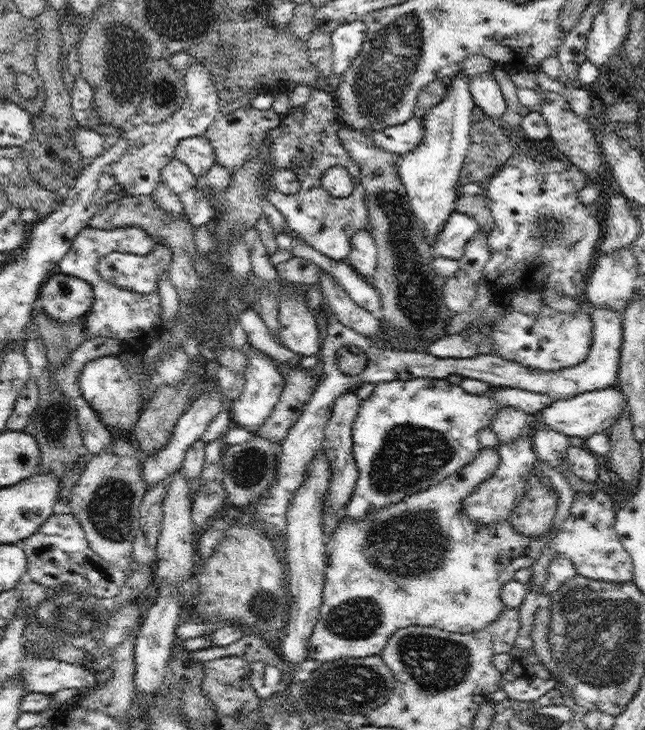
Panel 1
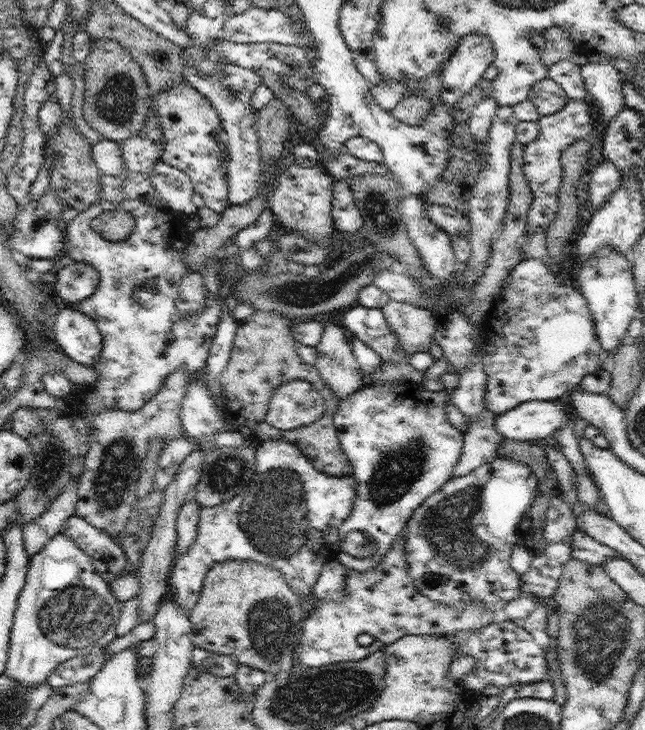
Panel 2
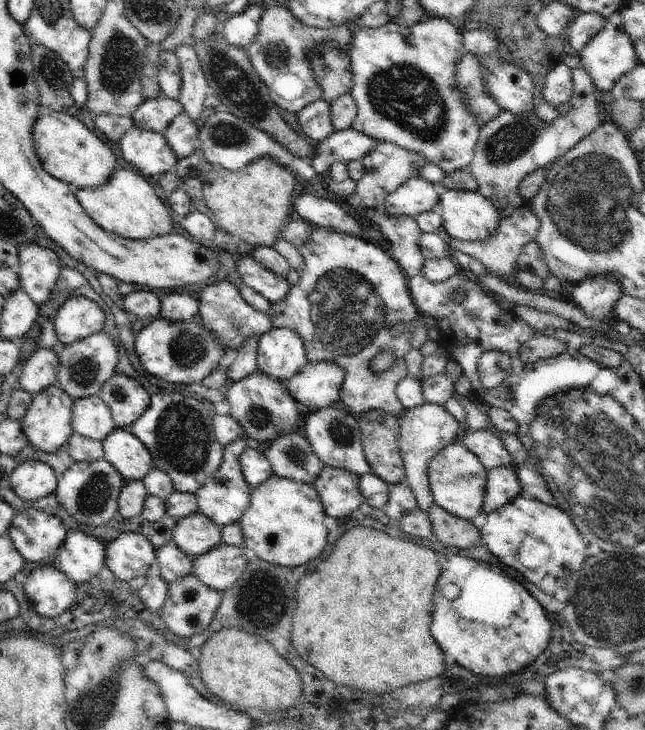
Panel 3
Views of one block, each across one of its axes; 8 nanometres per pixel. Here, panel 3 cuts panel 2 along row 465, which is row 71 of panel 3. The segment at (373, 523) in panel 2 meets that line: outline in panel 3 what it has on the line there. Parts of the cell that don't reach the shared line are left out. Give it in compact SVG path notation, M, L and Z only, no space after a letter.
M438 17L420 20L409 28L391 21L378 28L360 27L352 30L352 38L349 57L354 84L349 93L356 102L358 114L351 127L375 141L393 142L418 152L446 174L468 167L481 128L478 128L472 112L468 112L464 92L460 92L456 84L456 66L467 53L463 33L449 19Z

